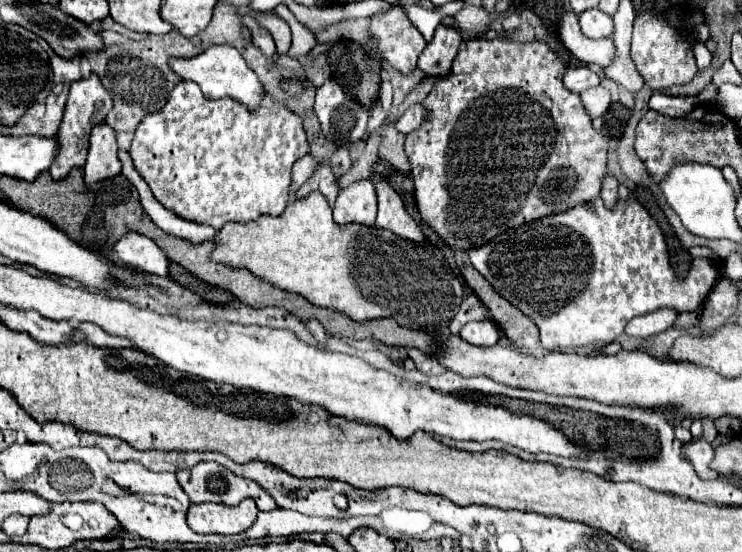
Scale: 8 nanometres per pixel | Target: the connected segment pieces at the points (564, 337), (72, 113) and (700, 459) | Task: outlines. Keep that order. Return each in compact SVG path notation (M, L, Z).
M631 194L627 200L617 200L613 208L605 208L603 200L577 204L565 212L521 224L507 232L497 234L487 244L469 250L471 264L491 282L491 286L523 314L527 314L541 330L541 342L547 350L553 348L579 348L593 342L609 344L623 334L627 322L645 312L659 308L675 308L679 312L695 310L721 280L719 264L695 258L685 280L673 274L669 264L667 244L659 224Z
M91 74L87 80L81 78L77 80L75 84L71 84L71 90L69 90L69 98L67 98L67 104L65 104L65 112L63 112L63 120L61 120L61 126L59 126L59 132L57 132L57 144L59 144L59 152L49 168L49 174L53 176L53 180L63 180L71 168L75 166L83 166L85 160L87 160L87 150L89 150L89 134L91 134L91 128L95 126L95 122L103 122L107 112L111 110L113 106L113 98L109 96L109 92L103 88L101 80Z
M697 438L691 440L689 444L681 446L681 456L691 462L693 470L703 476L703 480L713 480L719 478L719 474L711 468L711 460L713 460L713 446L705 440L705 438Z

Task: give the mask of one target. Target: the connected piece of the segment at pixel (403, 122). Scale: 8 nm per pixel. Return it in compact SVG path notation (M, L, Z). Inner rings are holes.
M413 104L411 108L405 110L405 114L395 122L395 128L401 134L409 134L413 130L417 130L425 120L425 108L421 104Z

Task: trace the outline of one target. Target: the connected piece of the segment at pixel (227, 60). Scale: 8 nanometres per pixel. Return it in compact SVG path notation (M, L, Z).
M211 46L193 58L171 58L169 68L181 80L191 80L191 82L199 84L201 92L207 98L229 96L229 98L245 104L249 110L255 110L265 94L265 88L263 88L261 80L257 78L257 74L245 64L243 56L239 52L235 52L235 48L231 48L231 46Z

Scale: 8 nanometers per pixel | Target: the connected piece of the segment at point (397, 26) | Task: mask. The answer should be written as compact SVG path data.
M399 6L371 20L371 32L379 40L379 52L399 72L411 74L417 66L417 56L425 48L421 32L409 22Z

